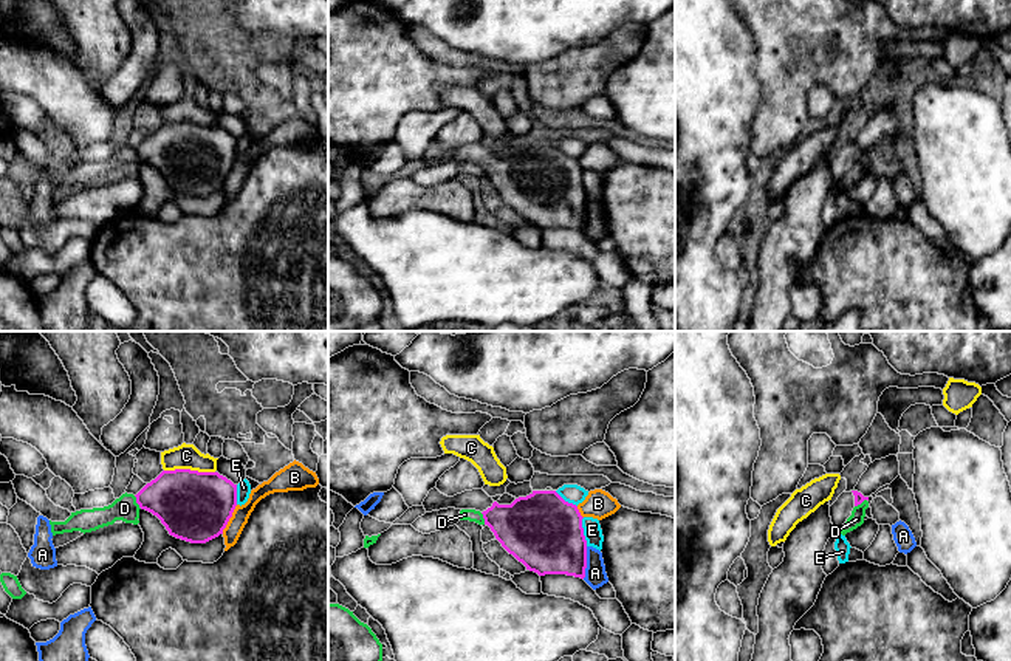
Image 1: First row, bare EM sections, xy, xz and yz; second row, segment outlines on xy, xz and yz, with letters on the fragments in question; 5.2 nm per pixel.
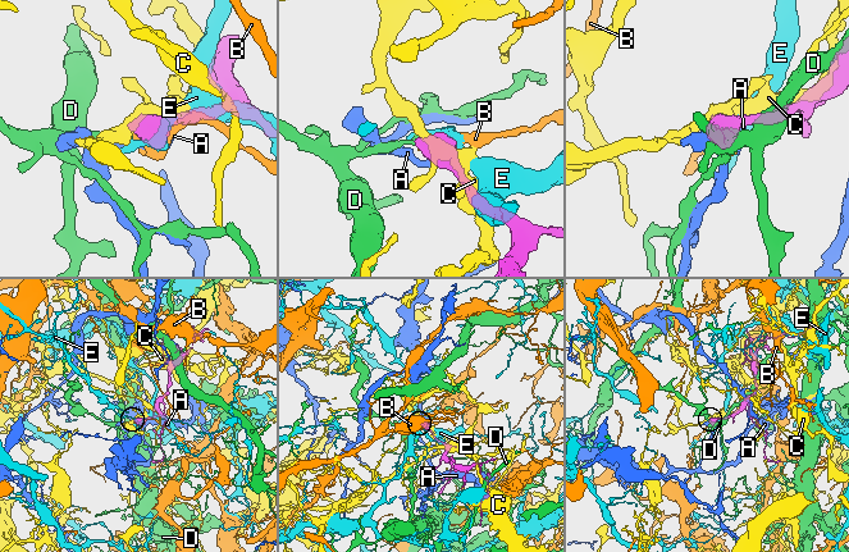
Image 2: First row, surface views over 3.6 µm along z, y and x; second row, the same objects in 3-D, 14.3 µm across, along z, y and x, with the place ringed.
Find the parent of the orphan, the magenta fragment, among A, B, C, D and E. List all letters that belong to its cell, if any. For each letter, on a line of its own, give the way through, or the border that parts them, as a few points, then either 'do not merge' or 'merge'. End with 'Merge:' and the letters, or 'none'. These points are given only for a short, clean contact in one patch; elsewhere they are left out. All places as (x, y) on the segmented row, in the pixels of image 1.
A: do not merge
B: do not merge
C: do not merge
D: border along xy (133, 496), (141, 508); do not merge
E: do not merge
Merge: none

